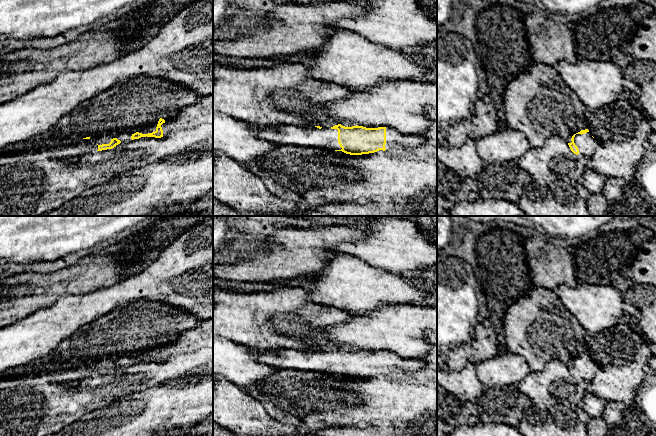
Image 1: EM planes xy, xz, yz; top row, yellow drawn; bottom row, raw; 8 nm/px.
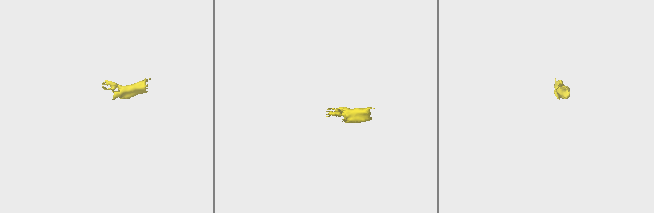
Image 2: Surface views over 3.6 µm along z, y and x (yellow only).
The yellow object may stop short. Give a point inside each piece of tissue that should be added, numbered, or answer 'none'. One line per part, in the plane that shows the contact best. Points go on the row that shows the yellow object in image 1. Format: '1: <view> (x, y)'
1: xz (309, 136)
2: xz (395, 140)

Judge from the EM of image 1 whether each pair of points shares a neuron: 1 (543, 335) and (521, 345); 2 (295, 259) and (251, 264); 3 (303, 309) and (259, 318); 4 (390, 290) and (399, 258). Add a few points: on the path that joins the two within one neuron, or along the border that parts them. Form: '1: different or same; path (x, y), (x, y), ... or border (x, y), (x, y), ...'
1: same; path (538, 335), (531, 335), (526, 340)
2: same; path (284, 264), (262, 264)
3: same; path (292, 317), (270, 317)
4: different; border (373, 265), (399, 274)

